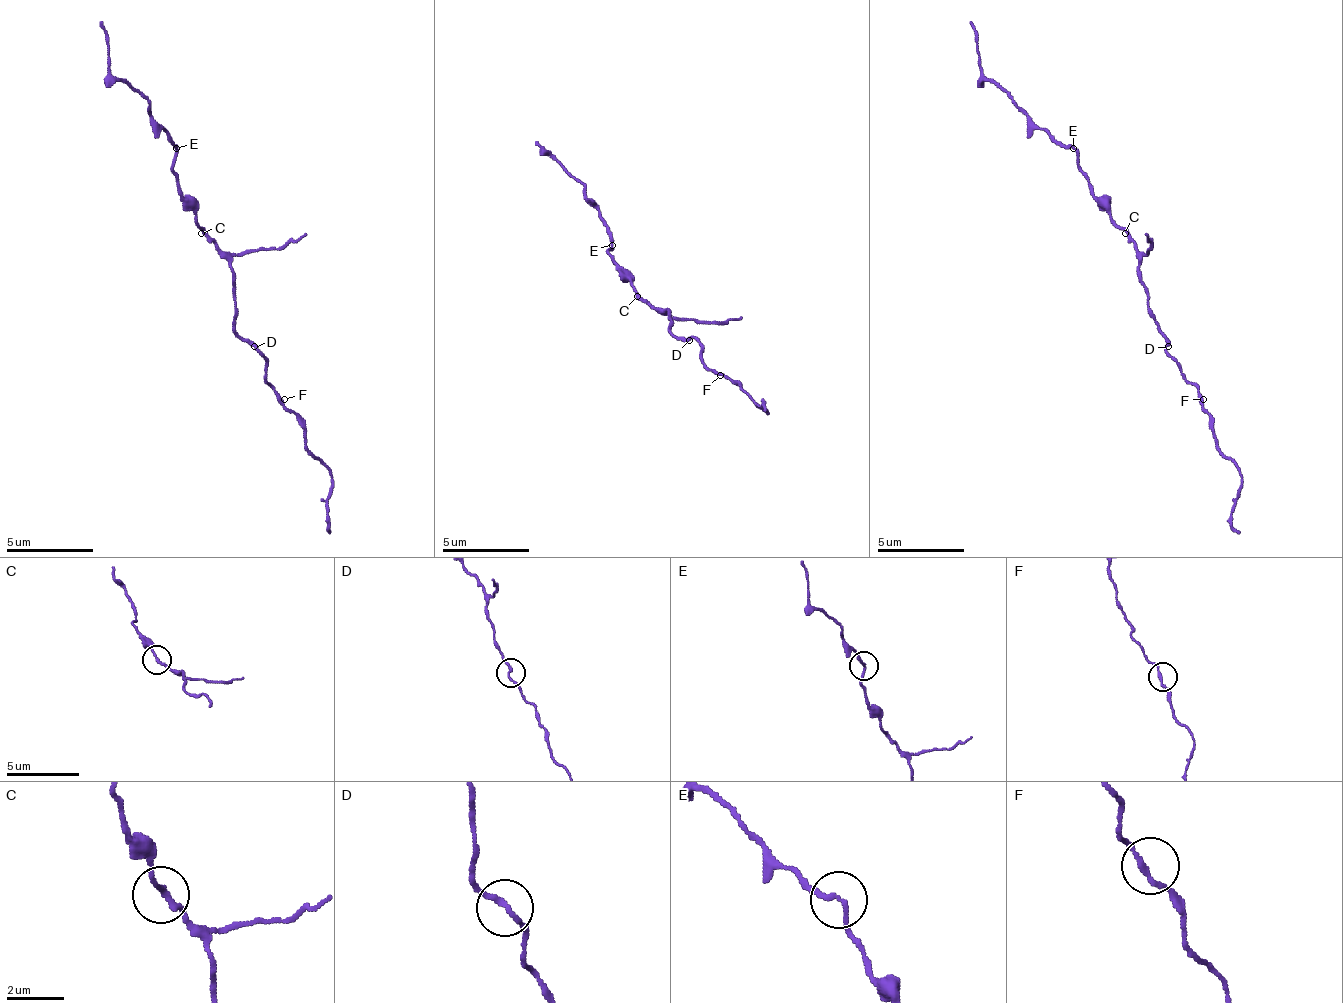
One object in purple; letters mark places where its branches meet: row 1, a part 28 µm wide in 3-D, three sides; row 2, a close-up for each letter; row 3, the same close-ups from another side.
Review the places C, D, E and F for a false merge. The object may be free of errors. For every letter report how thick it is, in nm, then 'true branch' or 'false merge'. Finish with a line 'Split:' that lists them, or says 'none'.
C: 170 nm | true branch
D: 170 nm | true branch
E: 160 nm | true branch
F: 160 nm | true branch
Split: none

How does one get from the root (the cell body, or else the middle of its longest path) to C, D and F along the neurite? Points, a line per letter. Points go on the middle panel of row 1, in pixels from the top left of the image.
C: (663, 309), (650, 309), (637, 296)
D: (663, 309), (672, 318), (672, 331), (689, 340)
F: (663, 309), (672, 318), (672, 331), (676, 335), (689, 335), (702, 349), (702, 362), (720, 375)

